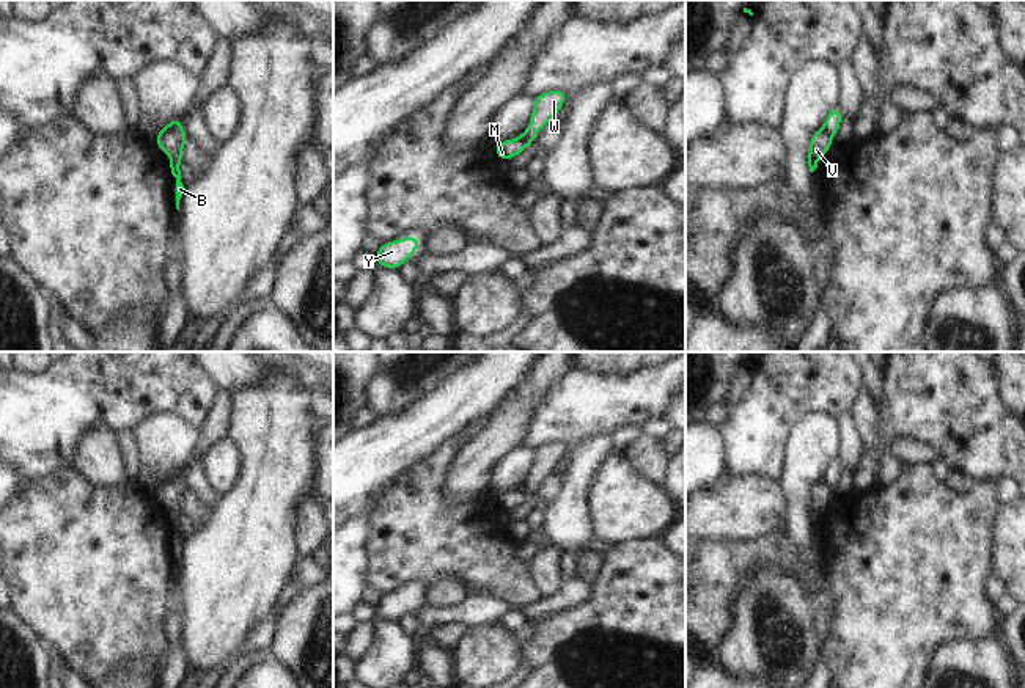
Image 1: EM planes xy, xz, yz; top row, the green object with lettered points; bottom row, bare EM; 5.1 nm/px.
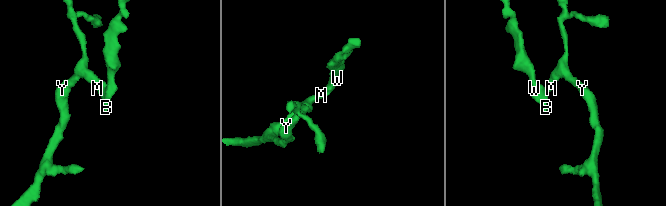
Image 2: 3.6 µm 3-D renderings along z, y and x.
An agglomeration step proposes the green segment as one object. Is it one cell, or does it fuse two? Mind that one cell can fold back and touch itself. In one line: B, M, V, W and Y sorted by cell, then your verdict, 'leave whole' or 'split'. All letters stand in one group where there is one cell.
B V W / M Y | split

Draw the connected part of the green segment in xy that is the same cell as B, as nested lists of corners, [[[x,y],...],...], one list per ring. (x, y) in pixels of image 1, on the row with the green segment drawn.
[[[175,127],[171,130],[157,134],[154,143],[159,151],[167,151],[170,154],[171,174],[176,177],[176,209],[179,210],[179,199],[184,193],[184,185],[181,182],[181,163],[182,163],[182,148],[189,137],[182,127]]]

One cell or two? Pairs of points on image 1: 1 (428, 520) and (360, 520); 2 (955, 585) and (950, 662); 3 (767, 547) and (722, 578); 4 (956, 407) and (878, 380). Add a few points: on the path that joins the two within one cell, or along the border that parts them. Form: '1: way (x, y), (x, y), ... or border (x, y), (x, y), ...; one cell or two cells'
1: border (370, 498), (368, 558); two cells
2: border (988, 636), (944, 643), (931, 658), (928, 669); two cells
3: way (756, 555), (741, 559), (733, 567); one cell
4: border (882, 368), (887, 404), (879, 410); two cells

